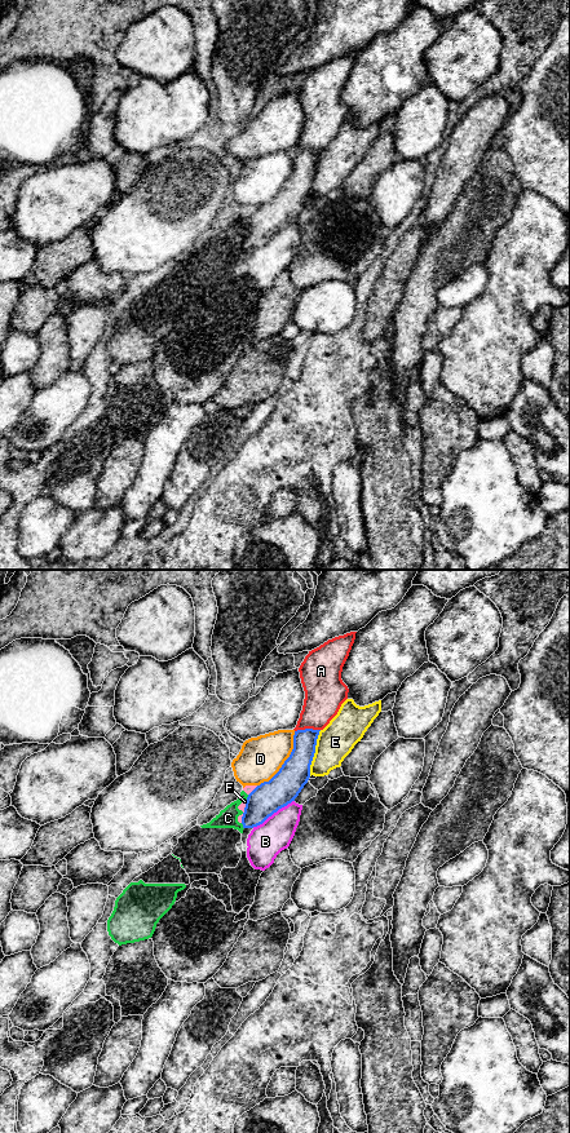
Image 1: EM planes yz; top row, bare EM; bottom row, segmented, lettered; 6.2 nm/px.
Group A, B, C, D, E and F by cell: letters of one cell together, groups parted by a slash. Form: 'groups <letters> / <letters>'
groups A / B / C F / D / E

